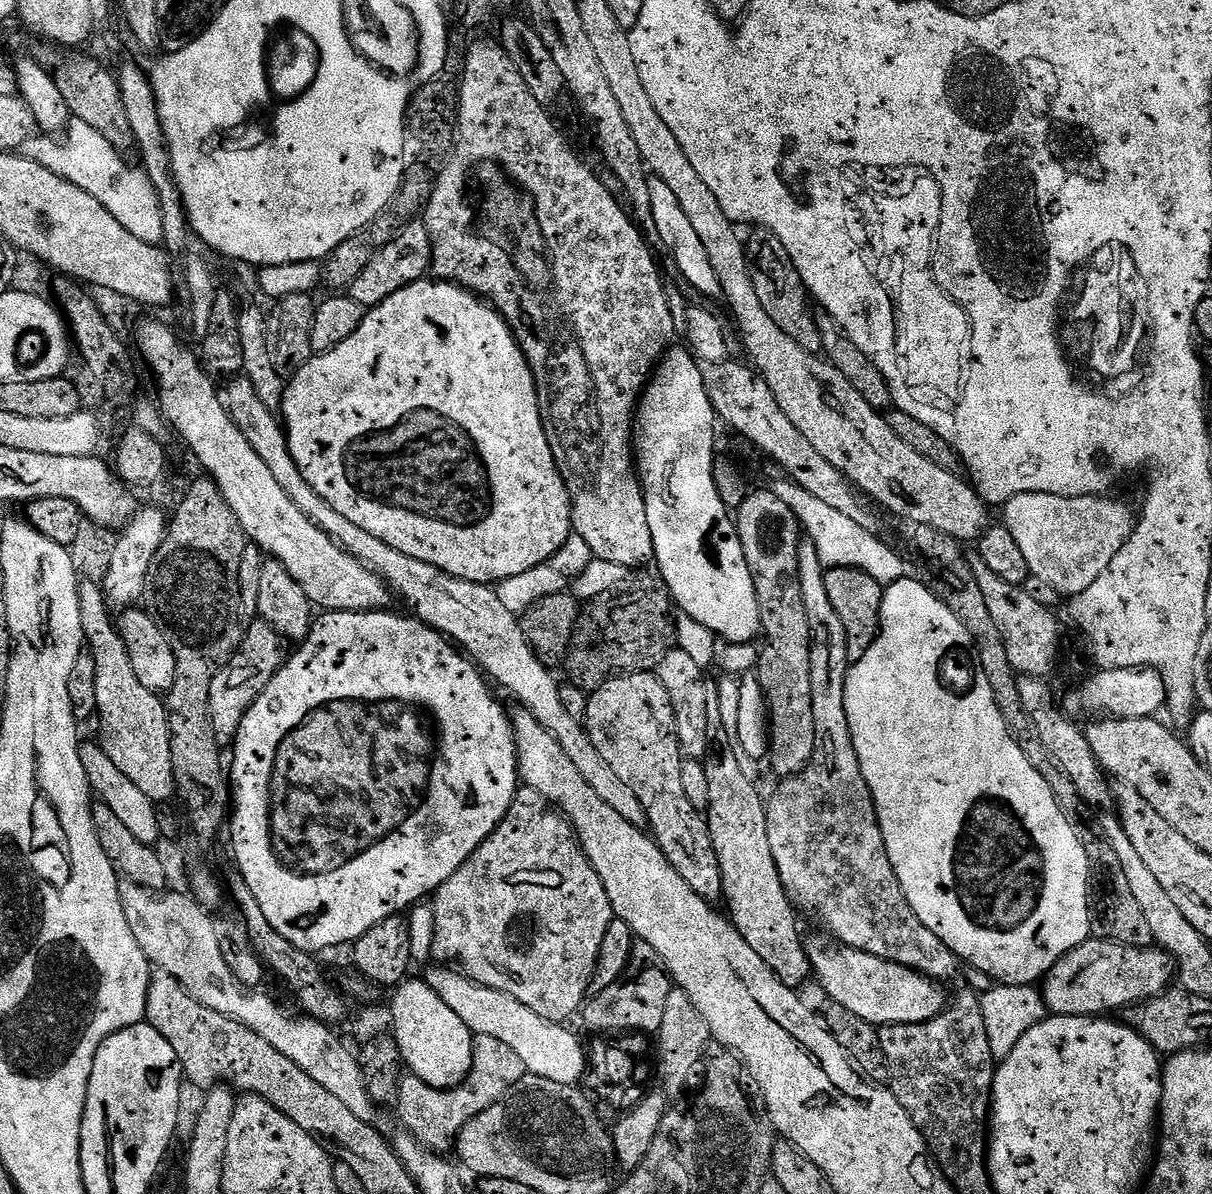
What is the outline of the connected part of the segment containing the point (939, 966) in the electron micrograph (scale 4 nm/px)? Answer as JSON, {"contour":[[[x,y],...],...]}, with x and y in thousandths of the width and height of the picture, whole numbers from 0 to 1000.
{"contour":[[[663,451],[660,453],[658,461],[658,491],[662,494],[662,511],[665,514],[665,524],[667,525],[667,534],[668,538],[668,588],[672,595],[672,631],[665,642],[657,650],[651,650],[644,652],[644,657],[637,663],[637,668],[632,670],[632,697],[635,702],[635,713],[639,717],[639,723],[642,727],[642,732],[644,734],[645,742],[650,750],[651,755],[653,756],[661,765],[663,763],[670,771],[674,771],[685,783],[687,788],[692,789],[696,793],[711,796],[715,799],[721,799],[729,804],[741,806],[748,811],[753,811],[756,814],[760,814],[768,821],[783,822],[794,812],[793,805],[789,803],[789,800],[754,765],[751,755],[748,755],[748,749],[744,749],[744,742],[741,739],[741,732],[738,732],[738,725],[734,725],[734,715],[731,715],[731,705],[728,702],[728,695],[724,692],[724,682],[721,675],[721,668],[718,665],[718,658],[715,658],[715,652],[711,652],[711,642],[708,642],[708,631],[705,628],[705,618],[701,615],[701,605],[698,601],[698,568],[701,559],[701,550],[700,549],[700,539],[698,538],[698,529],[695,528],[695,521],[691,518],[688,507],[685,505],[685,501],[682,497],[682,484],[680,483],[682,477],[680,472],[675,467],[675,461],[670,456],[669,452]]]}

